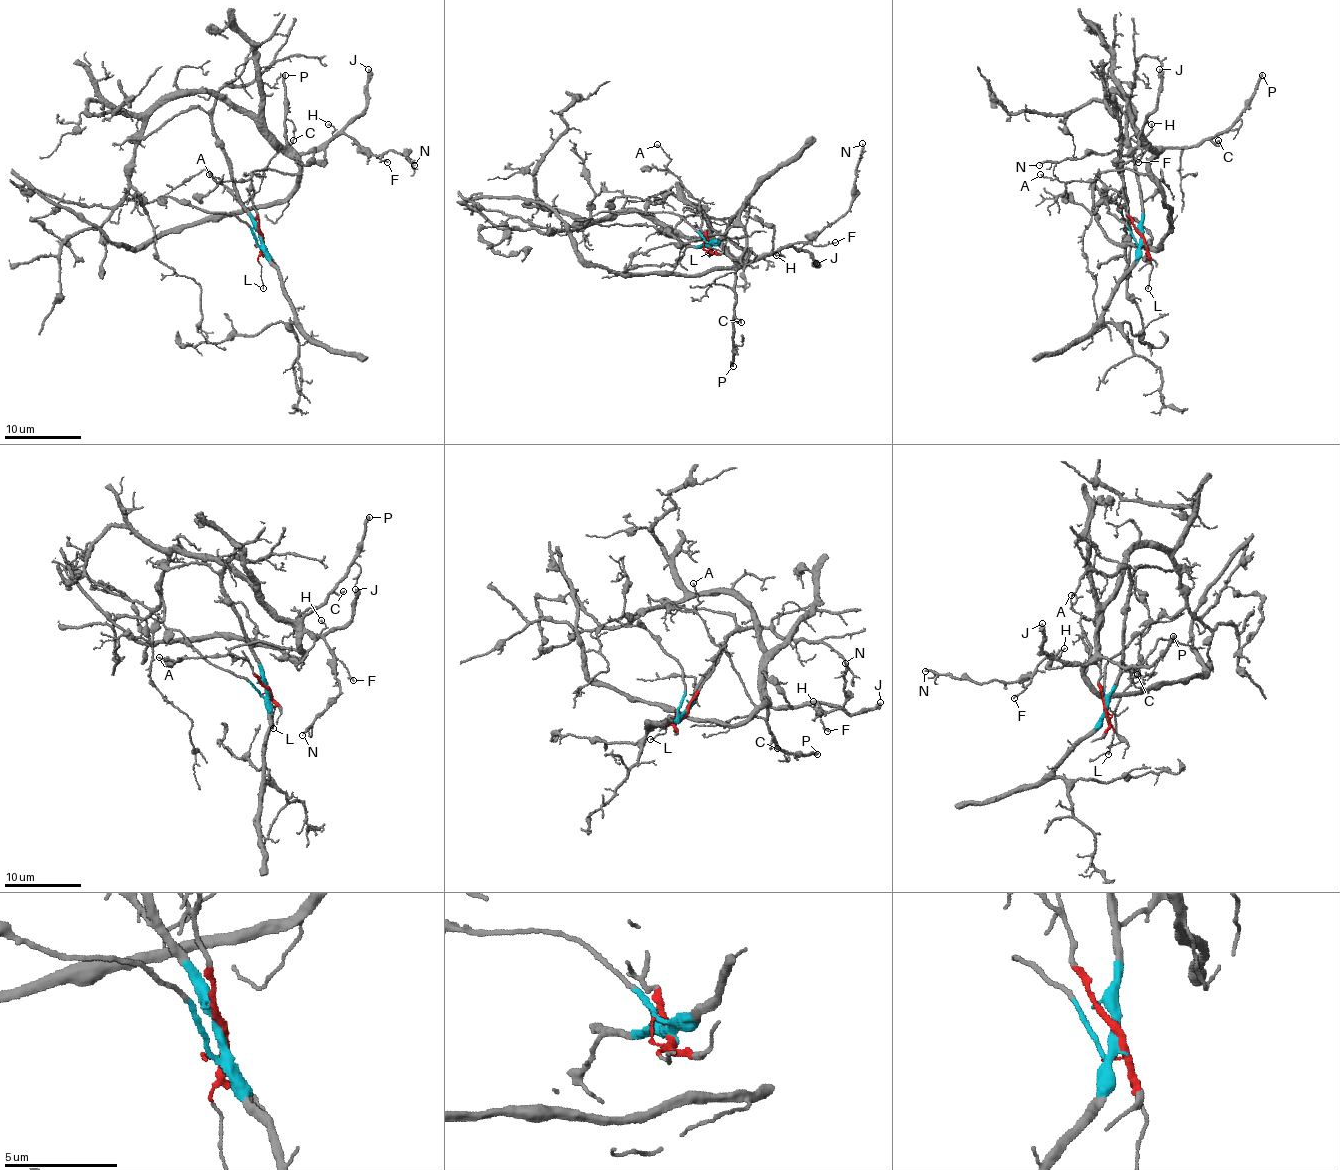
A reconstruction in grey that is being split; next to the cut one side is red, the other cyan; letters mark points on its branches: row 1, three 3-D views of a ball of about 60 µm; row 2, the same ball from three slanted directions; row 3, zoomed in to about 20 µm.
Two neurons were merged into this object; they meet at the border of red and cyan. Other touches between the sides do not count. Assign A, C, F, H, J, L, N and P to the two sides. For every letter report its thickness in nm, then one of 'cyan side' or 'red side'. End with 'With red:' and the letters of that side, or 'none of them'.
A: 110 nm | red side
C: 90 nm | red side
F: 140 nm | red side
H: 110 nm | red side
J: 440 nm | red side
L: 110 nm | red side
N: 130 nm | red side
P: 280 nm | red side
With red: A, C, F, H, J, L, N, P

